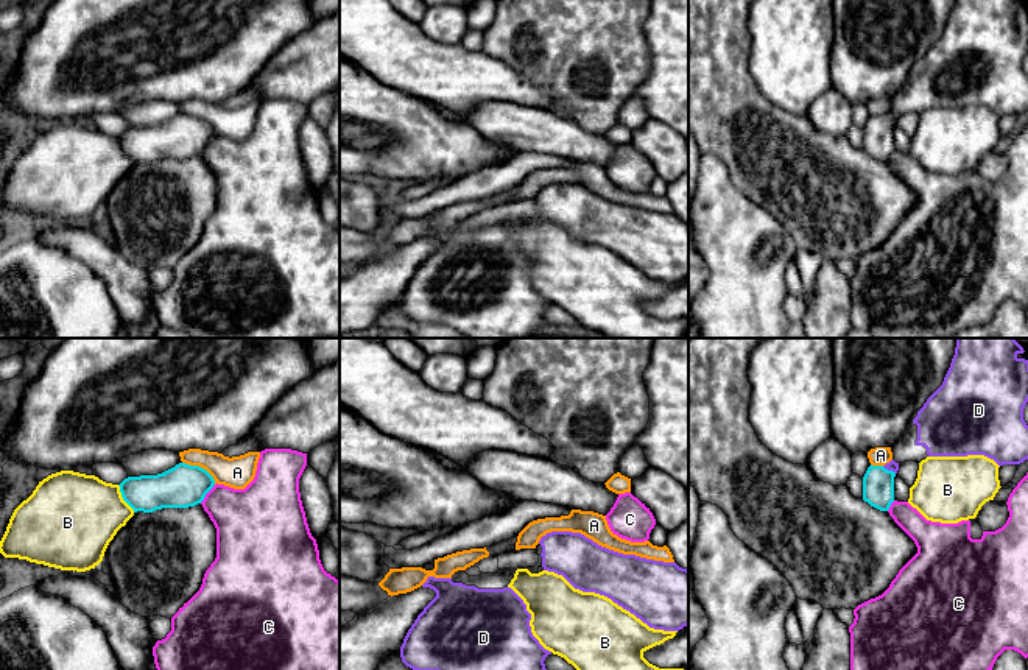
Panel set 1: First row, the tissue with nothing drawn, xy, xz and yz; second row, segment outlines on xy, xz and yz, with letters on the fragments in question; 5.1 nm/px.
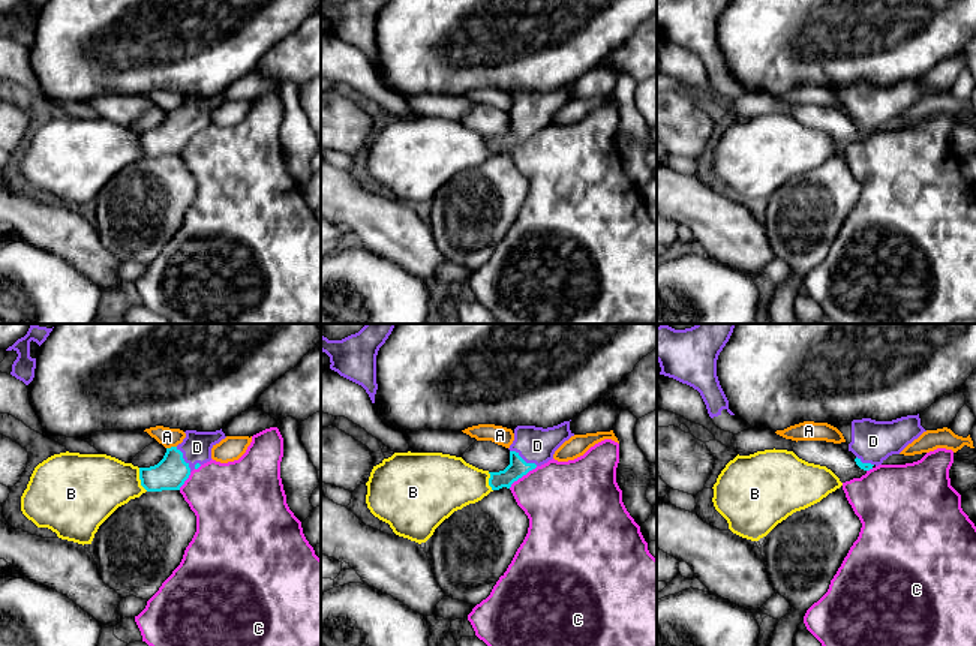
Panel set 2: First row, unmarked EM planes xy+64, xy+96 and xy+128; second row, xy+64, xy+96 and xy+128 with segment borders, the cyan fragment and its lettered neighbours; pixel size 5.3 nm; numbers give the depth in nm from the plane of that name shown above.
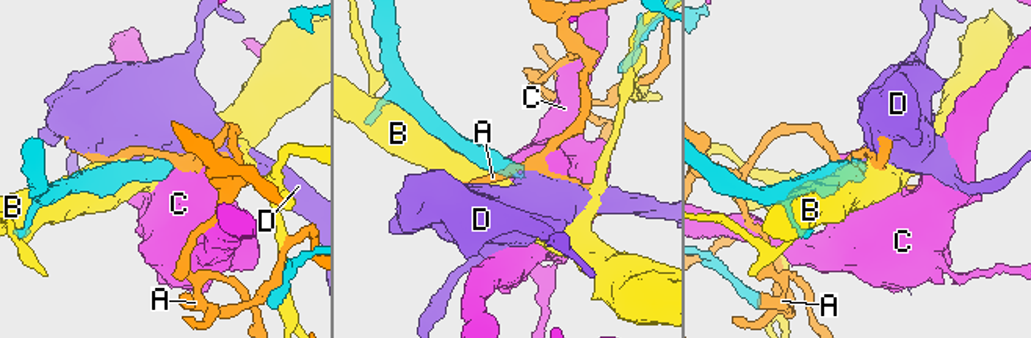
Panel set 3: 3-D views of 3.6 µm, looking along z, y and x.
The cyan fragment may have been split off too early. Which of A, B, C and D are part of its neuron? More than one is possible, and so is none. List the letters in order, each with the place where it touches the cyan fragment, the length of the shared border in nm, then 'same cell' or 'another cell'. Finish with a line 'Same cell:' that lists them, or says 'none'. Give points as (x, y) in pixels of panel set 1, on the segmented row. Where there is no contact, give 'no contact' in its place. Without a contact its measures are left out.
A: xy (201, 468) | 200 nm | another cell
B: xy (123, 499) | 170 nm | another cell
C: xy (207, 491) | 130 nm | another cell
D: yz (890, 471) | 90 nm | same cell
Same cell: D

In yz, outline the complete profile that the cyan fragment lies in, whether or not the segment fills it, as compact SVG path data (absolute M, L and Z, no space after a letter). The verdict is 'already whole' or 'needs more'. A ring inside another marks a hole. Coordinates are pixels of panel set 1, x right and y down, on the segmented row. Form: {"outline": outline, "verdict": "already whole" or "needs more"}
{"outline": "M891 460L885 466L869 466L863 477L863 500L871 506L888 511L894 502L894 477L899 463Z", "verdict": "needs more"}

